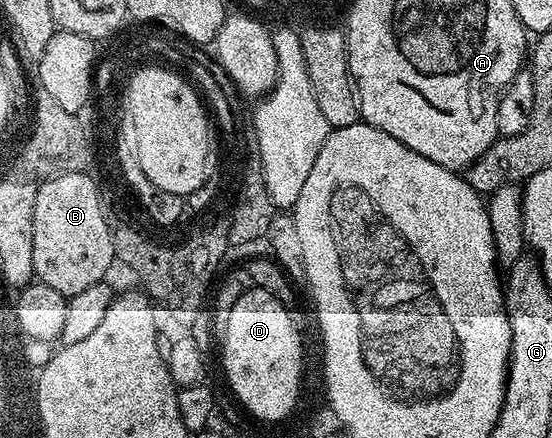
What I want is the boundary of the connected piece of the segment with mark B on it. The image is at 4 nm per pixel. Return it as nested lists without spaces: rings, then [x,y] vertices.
[[[88,172],[61,173],[37,185],[35,215],[33,216],[33,271],[36,280],[47,287],[55,287],[66,297],[79,295],[87,287],[100,285],[106,280],[105,272],[115,265],[108,235],[109,223],[105,218],[100,201],[101,190],[98,182],[89,178]]]

